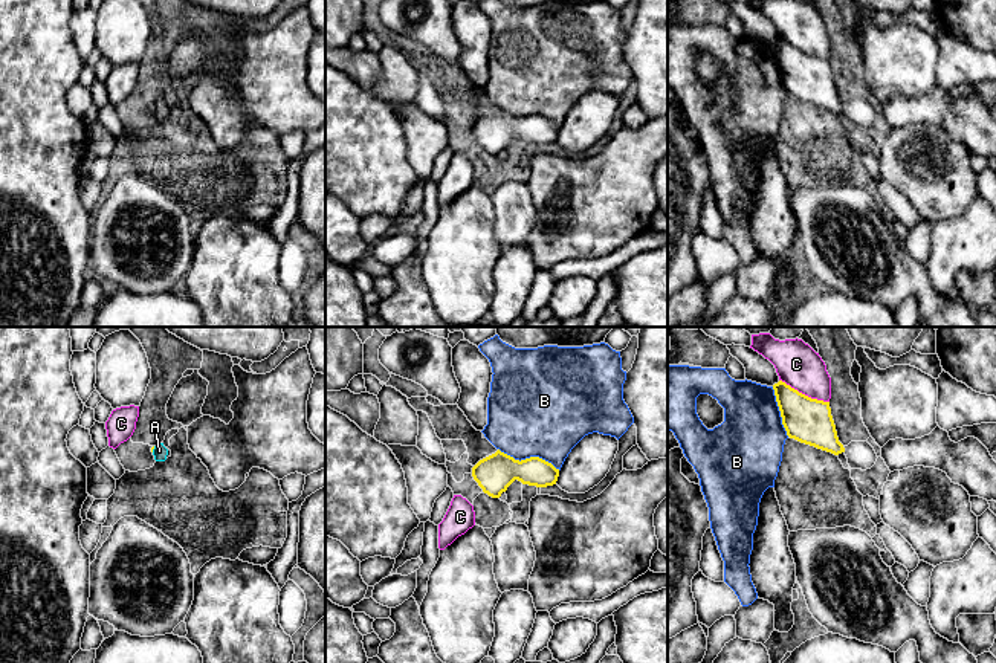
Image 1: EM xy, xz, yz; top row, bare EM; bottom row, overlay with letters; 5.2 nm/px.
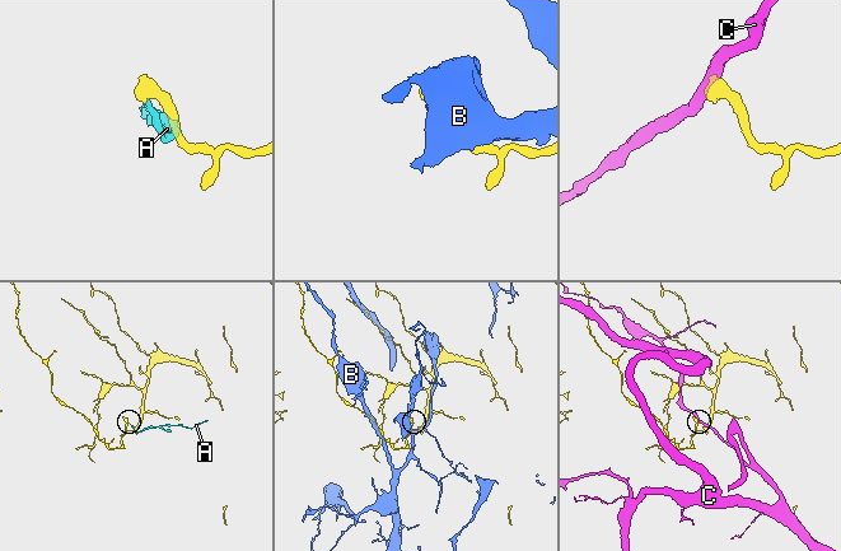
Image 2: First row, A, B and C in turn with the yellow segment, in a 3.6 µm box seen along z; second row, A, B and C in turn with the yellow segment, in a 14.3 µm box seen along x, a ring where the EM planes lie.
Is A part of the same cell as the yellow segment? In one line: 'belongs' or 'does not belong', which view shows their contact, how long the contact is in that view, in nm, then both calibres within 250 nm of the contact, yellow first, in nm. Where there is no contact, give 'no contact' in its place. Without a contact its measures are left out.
does not belong; meets yellow in xy; contact 40 nm long; 20 nm thick on the yellow side, 70 nm on the other

